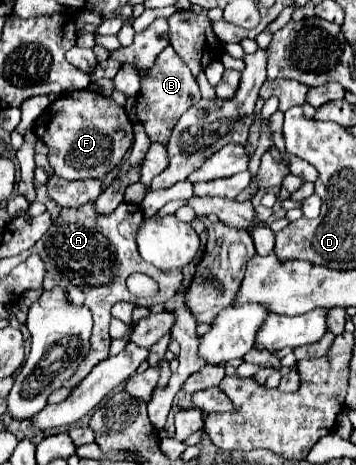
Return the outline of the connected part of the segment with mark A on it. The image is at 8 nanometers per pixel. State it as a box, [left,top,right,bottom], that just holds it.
[17,203,183,388]

